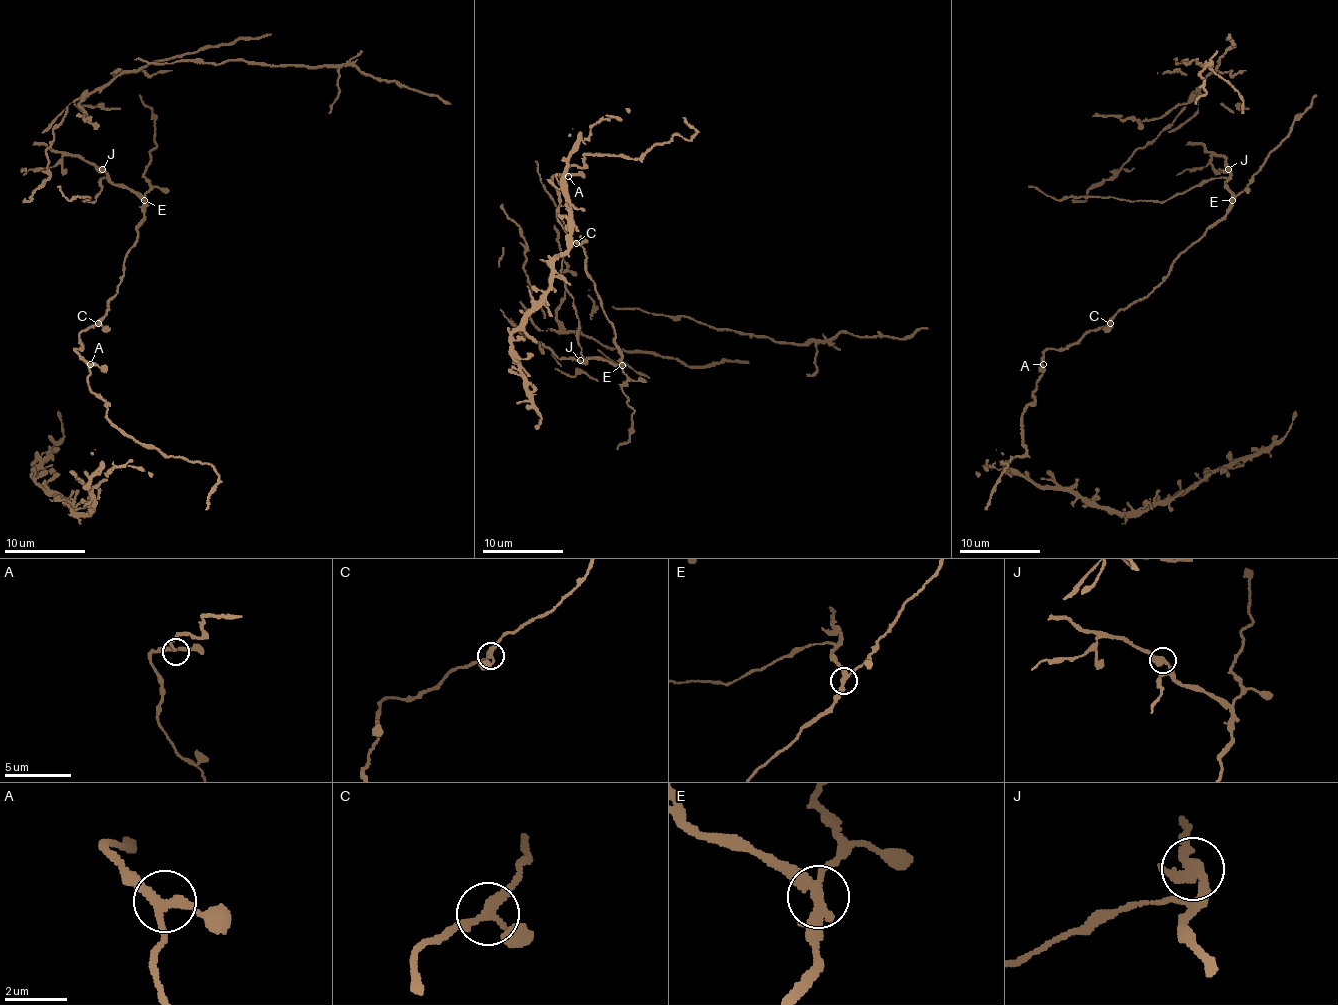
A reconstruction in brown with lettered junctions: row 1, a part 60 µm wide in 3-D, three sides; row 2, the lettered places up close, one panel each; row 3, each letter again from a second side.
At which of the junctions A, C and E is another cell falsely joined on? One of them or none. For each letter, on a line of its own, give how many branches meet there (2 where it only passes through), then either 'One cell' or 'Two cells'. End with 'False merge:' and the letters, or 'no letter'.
A: Branches: 3. One cell
C: Branches: 3. One cell
E: Branches: 3. Two cells
False merge: E

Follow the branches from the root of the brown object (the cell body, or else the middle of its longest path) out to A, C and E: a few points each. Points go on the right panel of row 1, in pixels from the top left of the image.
A: (1173, 266), (1161, 283), (1120, 309), (1106, 325), (1084, 333), (1074, 343), (1045, 349), (1043, 364)
C: (1173, 266), (1161, 283), (1144, 297), (1120, 309), (1110, 323)
E: (1173, 266), (1183, 252), (1226, 214), (1232, 199)

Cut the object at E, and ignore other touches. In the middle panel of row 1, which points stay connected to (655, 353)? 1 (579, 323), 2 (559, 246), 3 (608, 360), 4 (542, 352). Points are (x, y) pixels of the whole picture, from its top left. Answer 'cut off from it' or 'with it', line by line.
1: with it
2: with it
3: with it
4: with it

